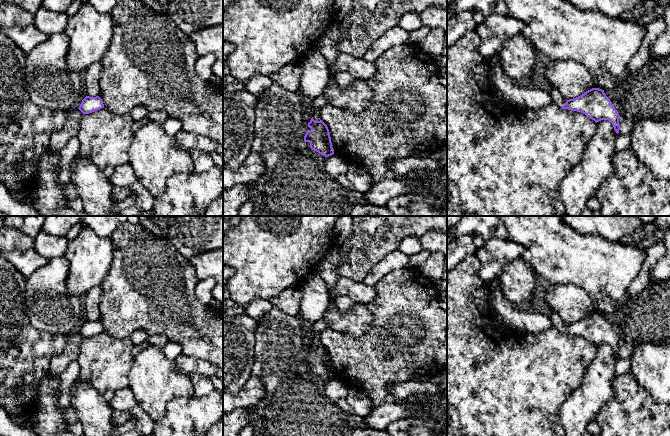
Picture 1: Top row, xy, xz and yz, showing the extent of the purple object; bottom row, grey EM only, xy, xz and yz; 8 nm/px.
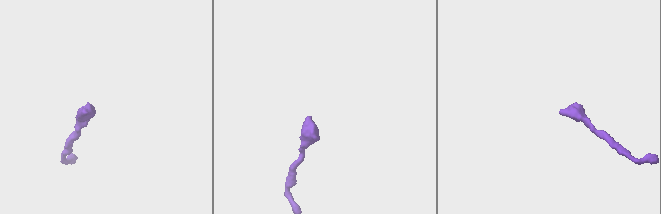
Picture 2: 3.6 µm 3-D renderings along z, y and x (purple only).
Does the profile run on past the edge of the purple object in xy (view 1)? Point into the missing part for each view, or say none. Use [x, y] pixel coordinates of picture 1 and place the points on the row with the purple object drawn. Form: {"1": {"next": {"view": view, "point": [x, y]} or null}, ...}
{"1": {"next": null}}

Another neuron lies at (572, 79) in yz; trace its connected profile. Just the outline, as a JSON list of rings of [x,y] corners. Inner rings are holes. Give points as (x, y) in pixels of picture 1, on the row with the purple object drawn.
[[[545,59],[540,70],[568,100],[584,94],[595,86],[585,66],[571,60]]]

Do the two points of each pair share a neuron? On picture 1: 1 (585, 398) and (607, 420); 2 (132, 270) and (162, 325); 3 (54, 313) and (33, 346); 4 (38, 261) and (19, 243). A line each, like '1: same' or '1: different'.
1: different
2: same
3: different
4: different

